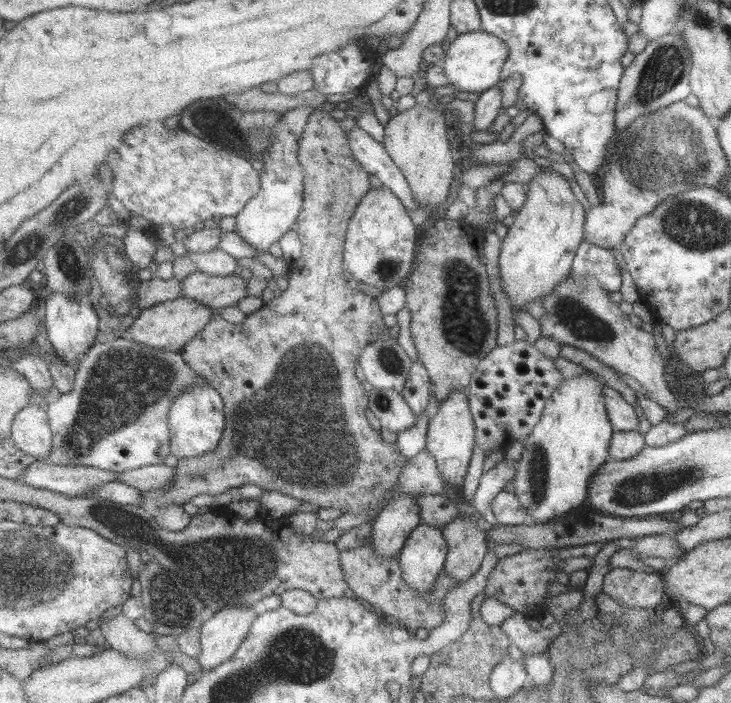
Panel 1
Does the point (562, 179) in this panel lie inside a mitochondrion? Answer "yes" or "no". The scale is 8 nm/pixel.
no

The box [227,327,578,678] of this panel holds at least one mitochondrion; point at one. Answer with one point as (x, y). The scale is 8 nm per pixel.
(319, 450)

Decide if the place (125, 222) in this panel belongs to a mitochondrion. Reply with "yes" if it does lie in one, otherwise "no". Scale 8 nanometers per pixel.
no

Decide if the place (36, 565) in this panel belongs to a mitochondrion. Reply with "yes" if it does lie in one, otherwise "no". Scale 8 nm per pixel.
yes

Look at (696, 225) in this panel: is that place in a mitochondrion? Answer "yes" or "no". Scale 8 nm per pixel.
yes

